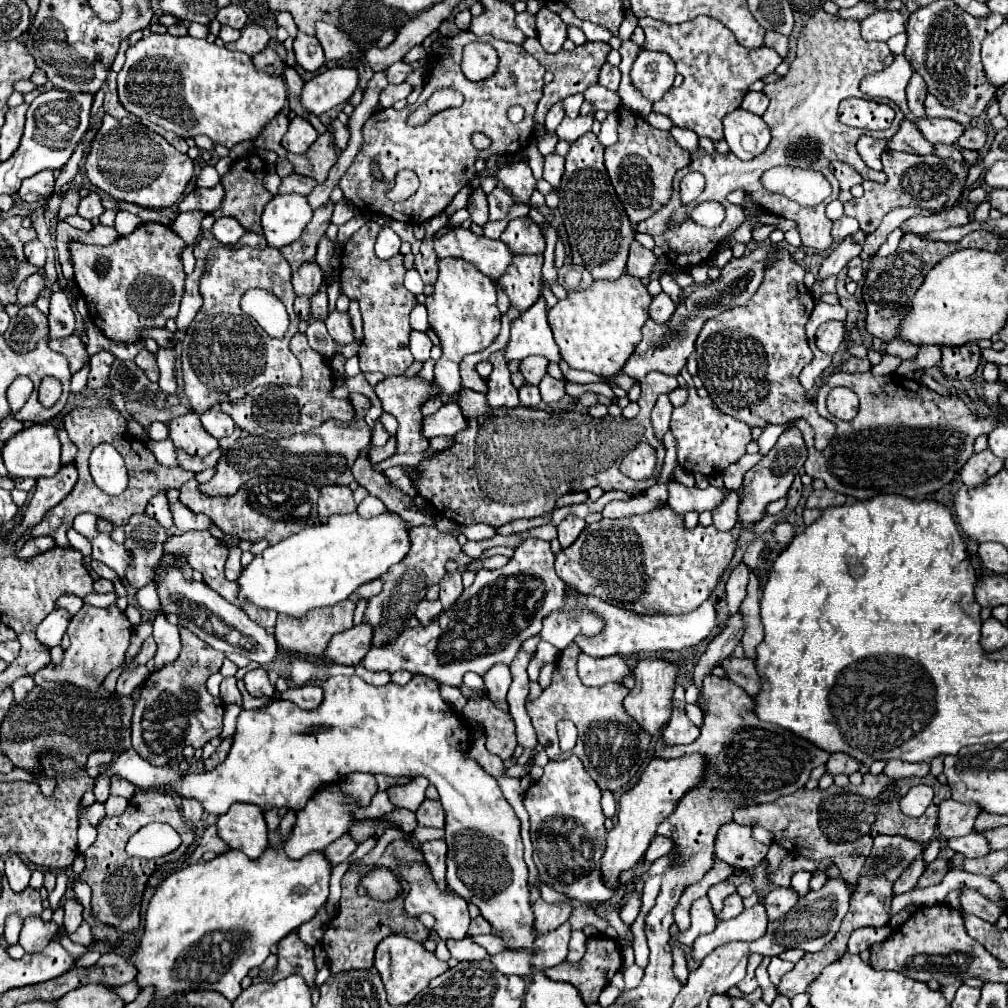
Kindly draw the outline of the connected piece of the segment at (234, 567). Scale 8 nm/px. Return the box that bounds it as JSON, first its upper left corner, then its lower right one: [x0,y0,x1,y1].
[226,548,242,580]

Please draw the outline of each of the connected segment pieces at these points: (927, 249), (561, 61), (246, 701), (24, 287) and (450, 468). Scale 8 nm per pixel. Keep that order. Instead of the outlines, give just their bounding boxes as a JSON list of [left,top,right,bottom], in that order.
[[862,230,1000,342],[524,38,612,126],[240,684,270,710],[16,274,44,306],[416,372,678,526]]

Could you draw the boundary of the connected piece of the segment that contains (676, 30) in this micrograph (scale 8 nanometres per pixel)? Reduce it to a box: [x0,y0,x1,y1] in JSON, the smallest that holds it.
[638,16,782,140]

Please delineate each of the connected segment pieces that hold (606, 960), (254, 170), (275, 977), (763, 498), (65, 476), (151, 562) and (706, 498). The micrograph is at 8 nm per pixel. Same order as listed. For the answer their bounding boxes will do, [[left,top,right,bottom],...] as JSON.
[[546,936,622,1004],[212,154,272,234],[264,932,316,986],[738,426,808,526],[6,464,78,544],[124,514,168,590],[668,480,726,514]]

